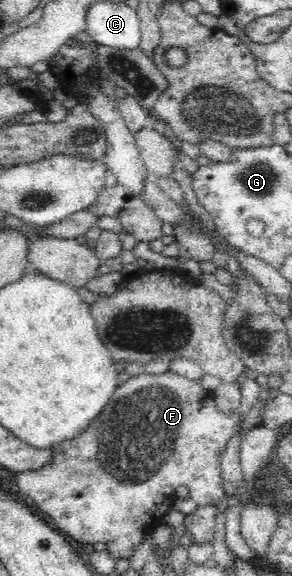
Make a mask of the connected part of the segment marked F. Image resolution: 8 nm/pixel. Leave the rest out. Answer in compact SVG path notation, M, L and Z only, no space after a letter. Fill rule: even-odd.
M172 371L163 372L159 375L149 375L142 373L133 377L129 377L124 384L117 386L113 392L108 404L104 410L92 420L92 424L86 430L82 430L78 436L64 440L62 444L58 444L53 448L52 458L50 462L38 470L26 471L17 473L16 486L18 492L30 500L30 502L38 508L42 514L46 514L56 524L56 528L60 528L62 532L66 532L74 540L81 544L96 544L96 542L104 542L106 550L114 556L116 560L123 558L132 558L136 546L144 540L144 536L149 534L158 524L164 521L164 515L173 506L174 500L177 498L176 489L179 486L186 486L190 491L190 499L198 503L198 506L203 507L206 505L213 505L215 502L219 505L221 498L226 496L222 484L221 461L219 454L223 451L223 446L226 441L234 434L235 426L239 421L239 409L224 414L215 403L215 393L204 389L200 382L190 380L185 376L173 373Z

